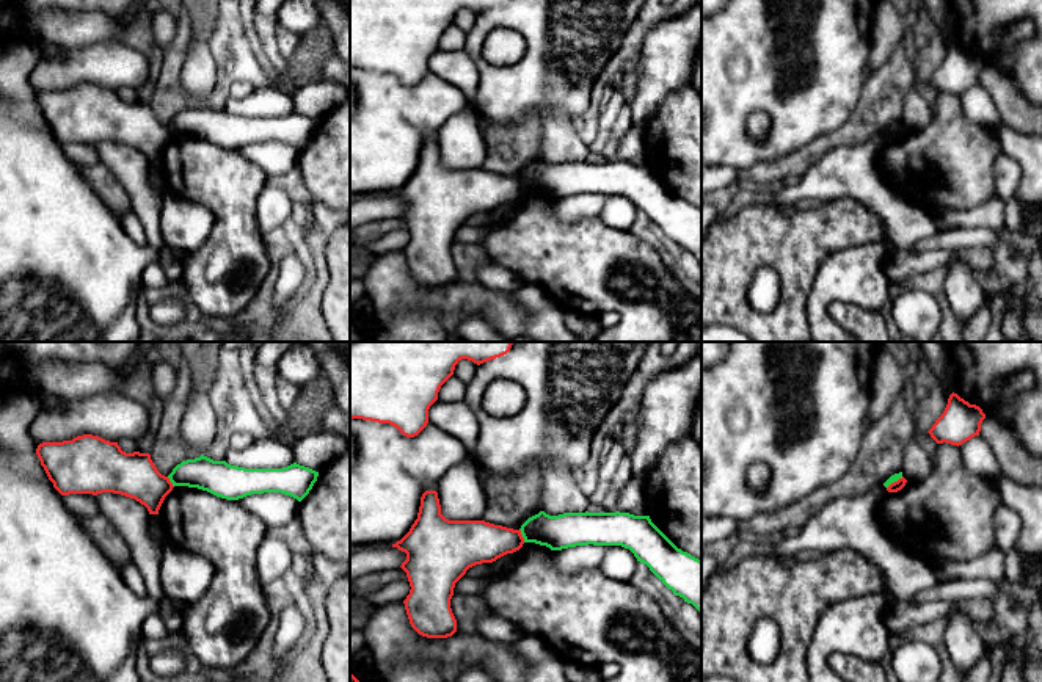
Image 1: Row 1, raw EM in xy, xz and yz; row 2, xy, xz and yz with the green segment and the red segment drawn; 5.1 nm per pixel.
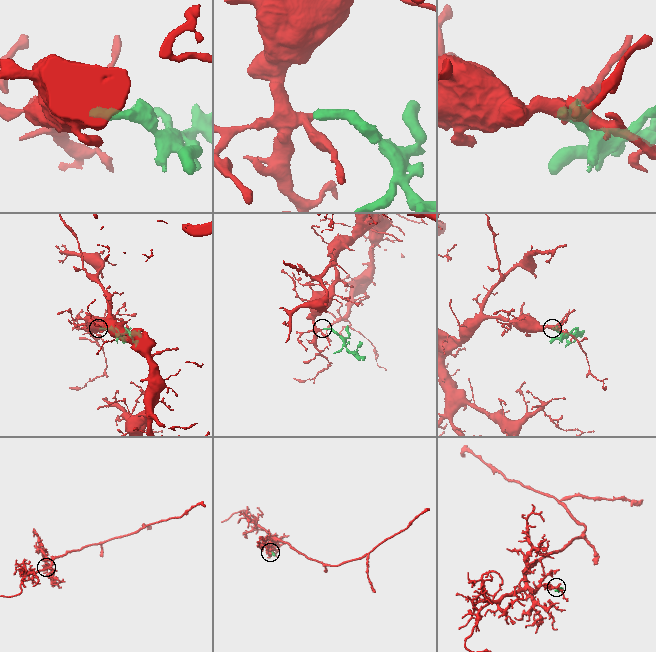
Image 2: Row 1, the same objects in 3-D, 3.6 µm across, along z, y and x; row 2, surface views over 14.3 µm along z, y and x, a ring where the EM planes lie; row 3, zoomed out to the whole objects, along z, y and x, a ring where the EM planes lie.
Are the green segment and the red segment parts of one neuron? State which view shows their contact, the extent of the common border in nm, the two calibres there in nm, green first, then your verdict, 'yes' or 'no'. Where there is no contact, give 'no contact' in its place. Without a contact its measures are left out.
xz | 80 nm | 180/220 nm | no

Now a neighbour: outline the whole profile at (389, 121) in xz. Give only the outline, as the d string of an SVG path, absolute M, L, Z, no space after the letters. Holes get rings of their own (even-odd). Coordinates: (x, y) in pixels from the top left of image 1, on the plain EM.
M350 67L350 194L392 194L400 190L417 168L422 143L425 140L436 140L438 130L443 127L443 124L452 116L461 113L465 108L466 99L463 93L457 86L439 78L432 71L428 71L427 75L417 85L406 86L389 72Z

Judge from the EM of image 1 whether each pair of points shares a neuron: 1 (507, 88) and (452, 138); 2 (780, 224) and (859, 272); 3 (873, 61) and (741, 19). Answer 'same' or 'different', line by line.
1: different
2: different
3: different

